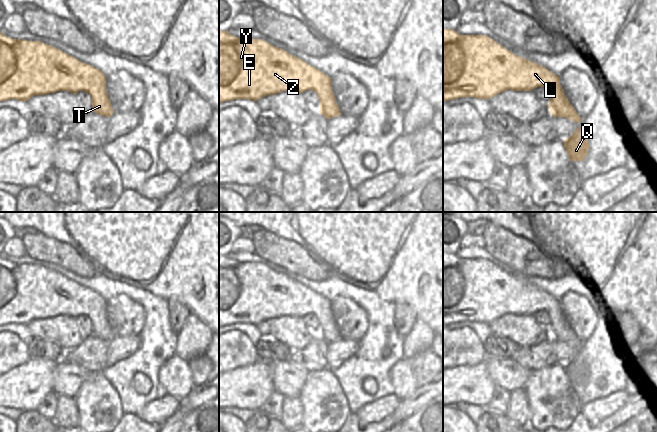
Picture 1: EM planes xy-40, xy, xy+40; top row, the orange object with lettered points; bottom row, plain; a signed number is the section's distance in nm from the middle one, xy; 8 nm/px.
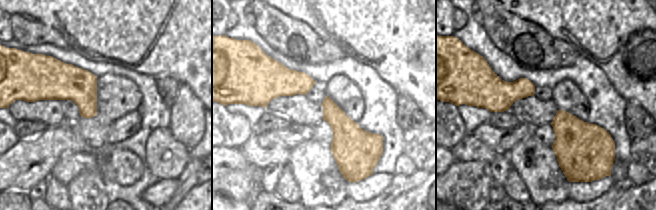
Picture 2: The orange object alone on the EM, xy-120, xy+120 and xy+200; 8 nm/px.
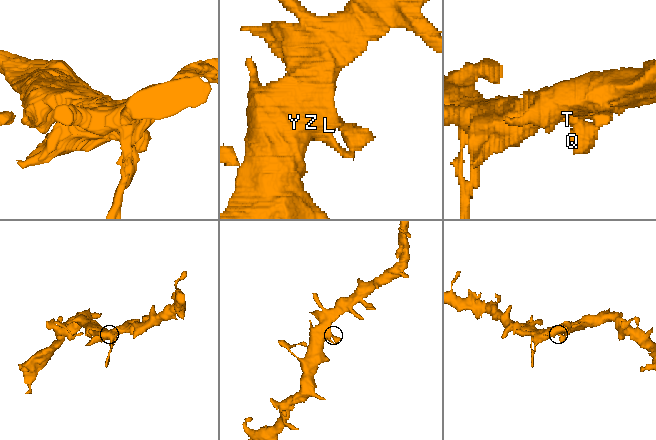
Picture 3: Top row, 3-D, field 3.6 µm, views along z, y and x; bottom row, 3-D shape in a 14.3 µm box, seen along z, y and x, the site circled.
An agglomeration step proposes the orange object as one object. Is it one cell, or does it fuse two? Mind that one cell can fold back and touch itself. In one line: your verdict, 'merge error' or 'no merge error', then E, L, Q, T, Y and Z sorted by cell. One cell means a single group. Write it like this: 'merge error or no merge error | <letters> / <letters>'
no merge error | E L Q T Y Z

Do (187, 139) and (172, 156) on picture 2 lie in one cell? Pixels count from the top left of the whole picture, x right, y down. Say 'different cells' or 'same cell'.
different cells

